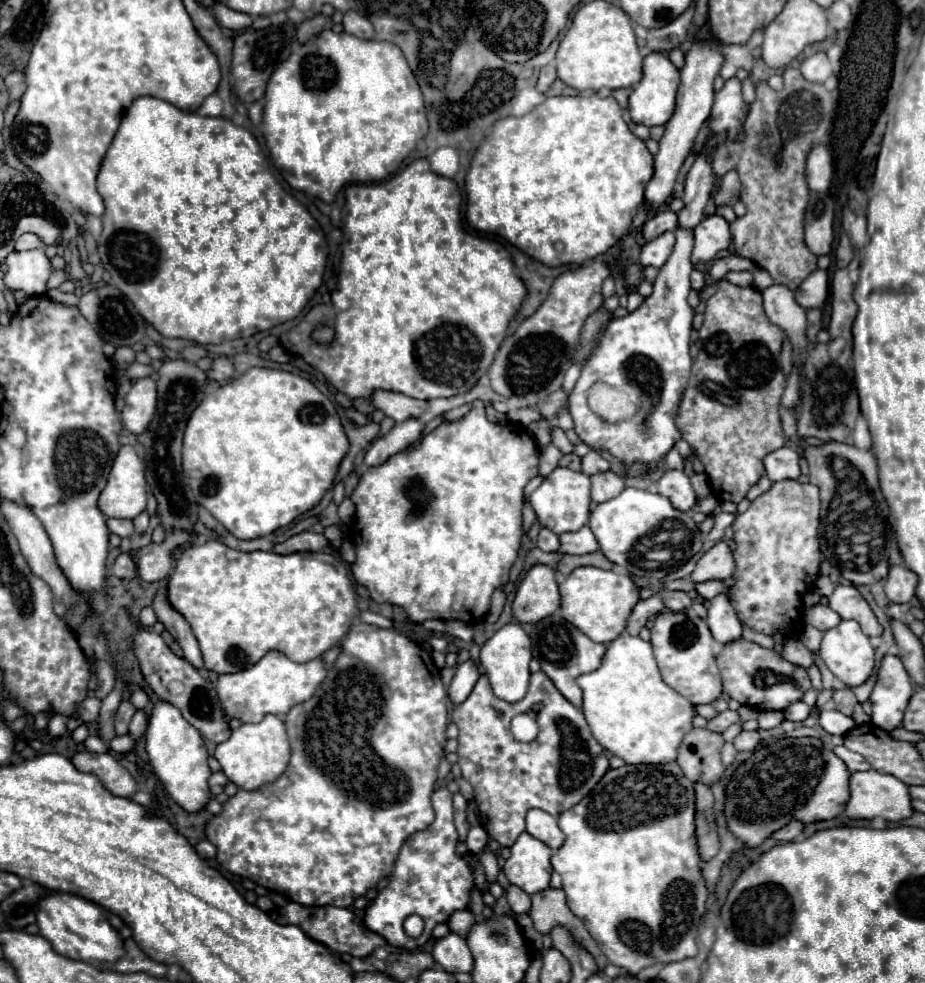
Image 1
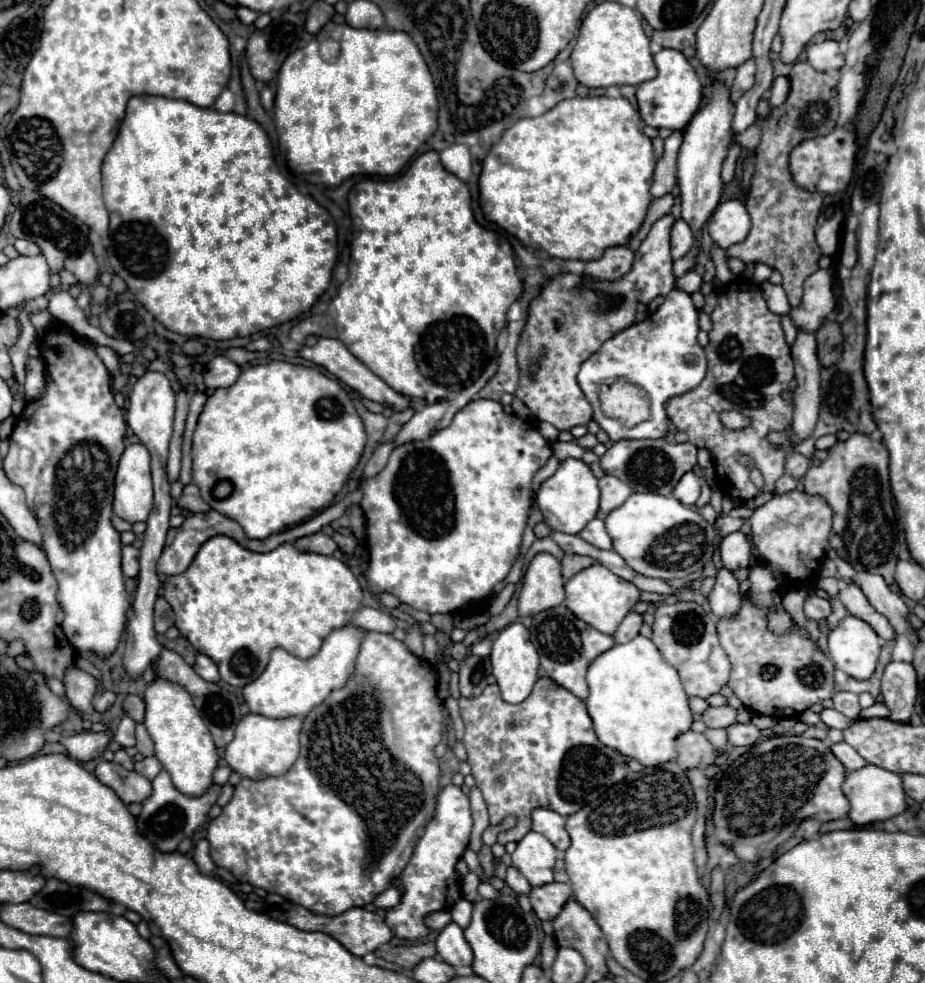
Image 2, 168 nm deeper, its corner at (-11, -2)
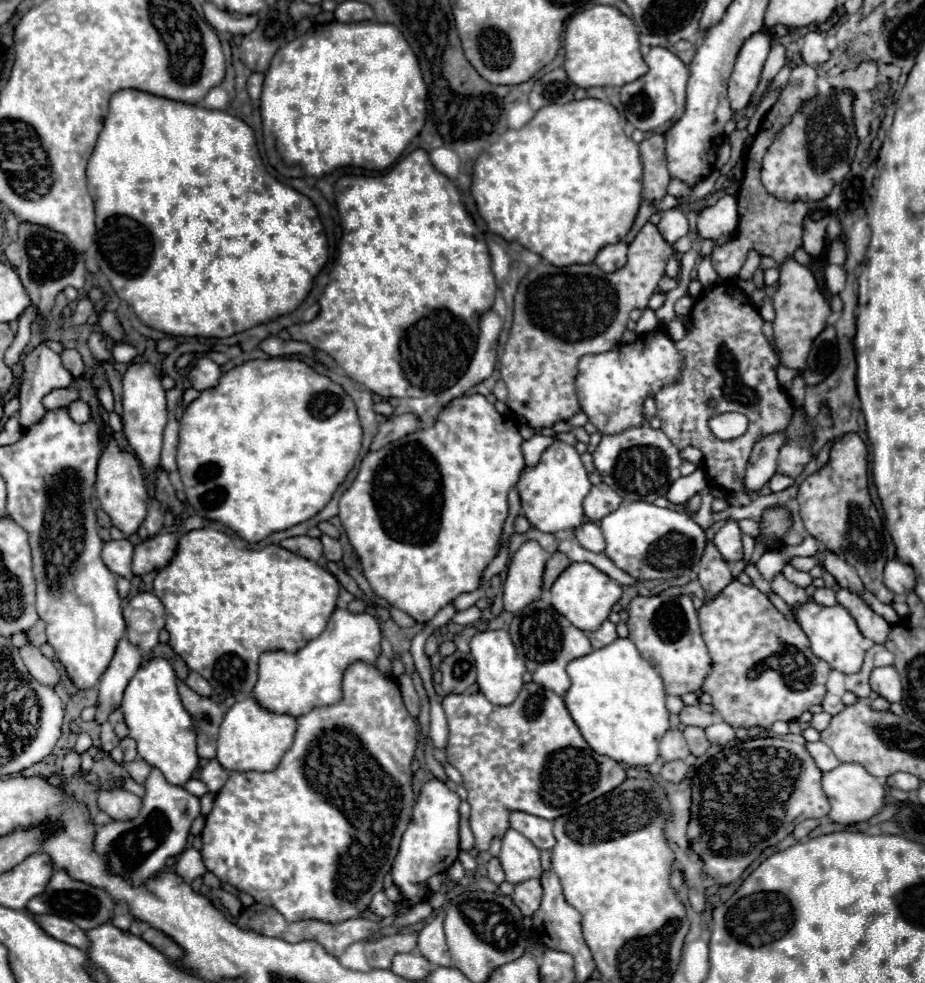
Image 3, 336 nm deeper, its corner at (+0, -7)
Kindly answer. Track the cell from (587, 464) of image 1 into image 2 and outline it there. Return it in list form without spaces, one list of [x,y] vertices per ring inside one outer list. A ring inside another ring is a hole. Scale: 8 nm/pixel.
[[[667,438],[619,440],[601,456],[601,468],[607,474],[627,482],[633,492],[653,492],[661,496],[669,496],[675,484],[681,480],[681,476],[693,470],[695,464],[697,464],[697,448],[693,444],[689,442],[677,444],[669,442]]]

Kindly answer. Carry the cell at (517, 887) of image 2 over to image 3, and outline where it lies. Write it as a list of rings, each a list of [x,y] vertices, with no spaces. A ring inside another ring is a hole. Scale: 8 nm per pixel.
[[[490,859],[490,861],[488,861],[488,877],[490,877],[490,881],[494,881],[496,885],[500,885],[500,883],[506,881],[504,871],[502,871],[502,865],[500,865],[498,859]]]

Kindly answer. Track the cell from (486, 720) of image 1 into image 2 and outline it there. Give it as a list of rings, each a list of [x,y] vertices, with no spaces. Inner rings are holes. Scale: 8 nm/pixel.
[[[539,678],[529,698],[523,700],[521,704],[507,704],[499,694],[497,684],[491,684],[477,698],[461,696],[459,712],[465,724],[463,744],[467,748],[467,762],[471,766],[471,774],[477,782],[477,788],[481,790],[483,800],[487,804],[489,824],[497,826],[505,816],[517,818],[517,826],[513,830],[499,832],[497,840],[501,844],[519,842],[531,830],[531,812],[535,808],[549,808],[553,812],[559,812],[561,816],[575,814],[629,774],[625,756],[613,748],[603,746],[597,740],[591,716],[587,714],[583,700],[579,700],[569,690],[557,686],[551,678]],[[483,736],[485,742],[489,740],[489,750],[491,750],[491,762],[487,764],[483,764]]]

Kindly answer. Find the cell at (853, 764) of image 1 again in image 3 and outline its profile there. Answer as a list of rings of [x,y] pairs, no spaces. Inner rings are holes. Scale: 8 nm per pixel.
[[[822,741],[818,743],[806,743],[806,749],[810,751],[810,755],[814,757],[816,765],[826,773],[826,771],[832,771],[840,765],[838,757],[832,753],[832,749],[828,749],[828,745],[824,745]]]

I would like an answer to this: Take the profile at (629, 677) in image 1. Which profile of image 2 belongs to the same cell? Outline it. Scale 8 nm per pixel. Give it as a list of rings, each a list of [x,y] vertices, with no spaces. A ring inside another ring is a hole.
[[[635,636],[635,640],[629,640],[627,644],[615,644],[607,652],[599,654],[587,668],[587,684],[589,696],[585,698],[585,706],[595,724],[595,734],[605,746],[619,750],[627,758],[639,760],[643,766],[659,766],[677,758],[675,740],[681,732],[691,728],[693,714],[687,704],[687,694],[679,674],[661,658],[661,652],[649,638]]]

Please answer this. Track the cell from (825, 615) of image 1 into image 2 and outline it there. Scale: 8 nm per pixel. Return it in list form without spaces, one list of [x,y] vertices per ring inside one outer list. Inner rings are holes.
[[[809,594],[809,596],[805,598],[803,608],[805,608],[805,616],[811,618],[811,620],[815,620],[815,622],[819,622],[821,618],[827,618],[827,616],[831,614],[831,604],[829,604],[829,600],[819,598],[817,594]]]

